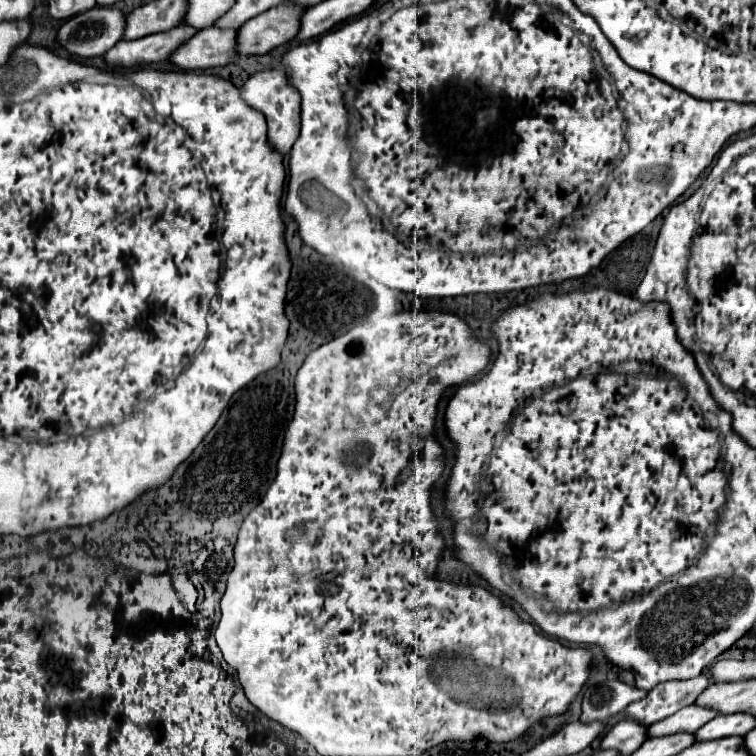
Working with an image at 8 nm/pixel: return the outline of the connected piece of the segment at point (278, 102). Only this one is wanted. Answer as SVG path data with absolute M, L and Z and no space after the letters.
M278 67L252 75L242 87L242 99L250 107L266 115L268 141L276 151L286 155L292 149L294 141L298 139L298 113L300 113L300 93L294 89L294 85L290 85L290 81L286 81L286 73L282 73L282 69Z

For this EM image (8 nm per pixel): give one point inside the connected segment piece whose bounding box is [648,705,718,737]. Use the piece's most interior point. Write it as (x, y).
(690, 719)

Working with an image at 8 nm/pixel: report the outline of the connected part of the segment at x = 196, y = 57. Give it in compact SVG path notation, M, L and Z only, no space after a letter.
M206 27L198 31L190 41L186 41L182 47L178 47L172 53L170 61L184 71L228 65L234 57L238 57L236 37L236 29Z

